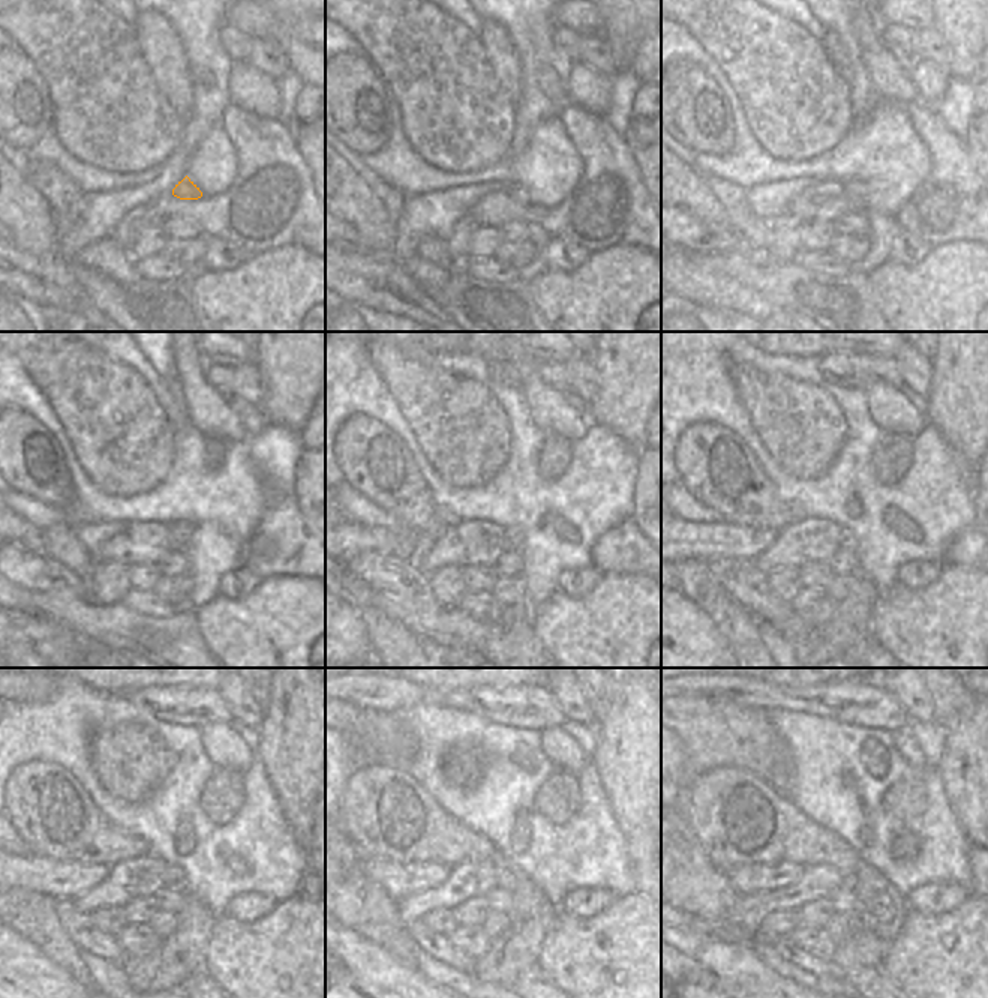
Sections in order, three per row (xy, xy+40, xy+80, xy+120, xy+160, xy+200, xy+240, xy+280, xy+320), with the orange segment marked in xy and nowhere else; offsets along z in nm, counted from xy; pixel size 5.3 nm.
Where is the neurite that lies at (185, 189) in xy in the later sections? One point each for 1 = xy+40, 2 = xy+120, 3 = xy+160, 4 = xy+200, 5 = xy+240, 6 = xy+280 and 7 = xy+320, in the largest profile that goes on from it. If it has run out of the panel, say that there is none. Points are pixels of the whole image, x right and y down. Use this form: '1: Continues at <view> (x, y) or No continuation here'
1: Continues at xy+40 (517, 191)
2: Continues at xy+120 (180, 532)
3: Continues at xy+160 (513, 536)
4: Continues at xy+200 (846, 539)
5: Continues at xy+240 (174, 878)
6: Continues at xy+280 (507, 878)
7: Continues at xy+320 (847, 881).

